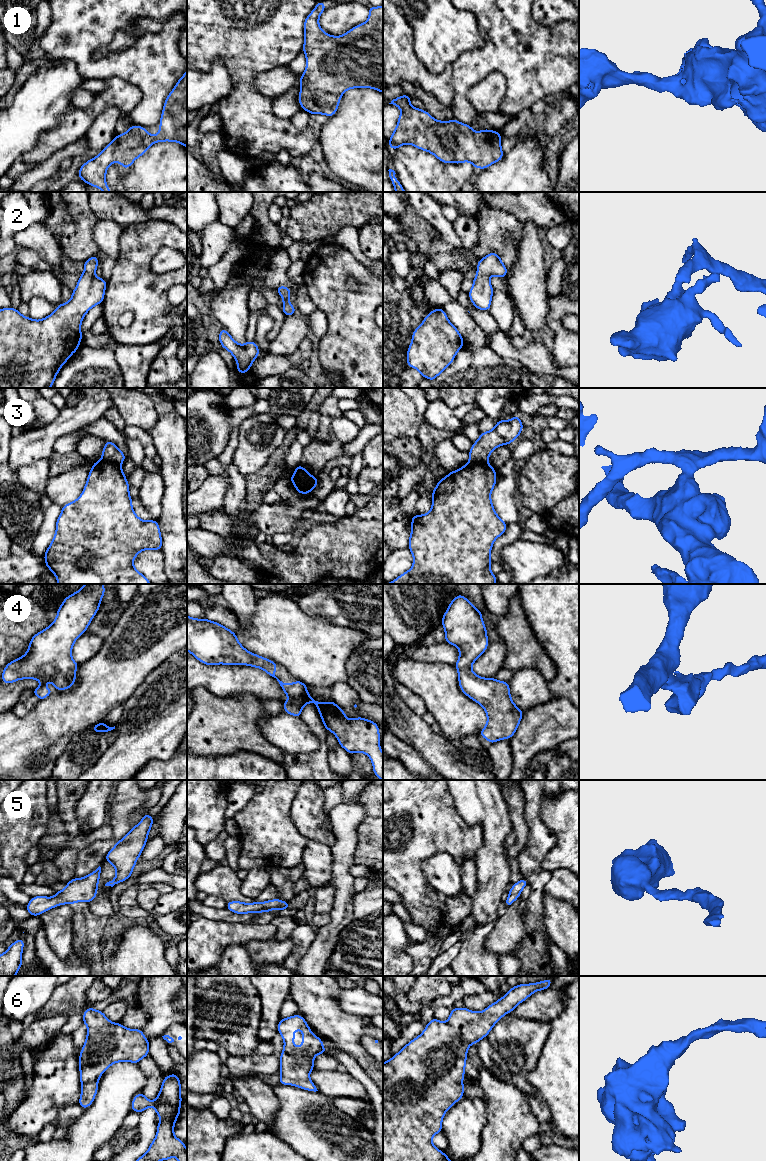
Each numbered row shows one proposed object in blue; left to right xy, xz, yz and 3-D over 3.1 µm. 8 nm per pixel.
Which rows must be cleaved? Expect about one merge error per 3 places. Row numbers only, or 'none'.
3

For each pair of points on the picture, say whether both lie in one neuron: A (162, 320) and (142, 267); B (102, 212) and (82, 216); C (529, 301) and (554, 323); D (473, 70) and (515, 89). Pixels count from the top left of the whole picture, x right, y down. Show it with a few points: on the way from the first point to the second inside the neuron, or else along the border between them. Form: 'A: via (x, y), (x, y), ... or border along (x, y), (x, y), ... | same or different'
A: via (150, 307), (146, 294), (142, 290), (142, 280) | same
B: border along (88, 202), (91, 211), (99, 219) | different
C: border along (548, 297), (547, 330) | different
D: via (485, 66), (500, 66), (511, 77) | same

